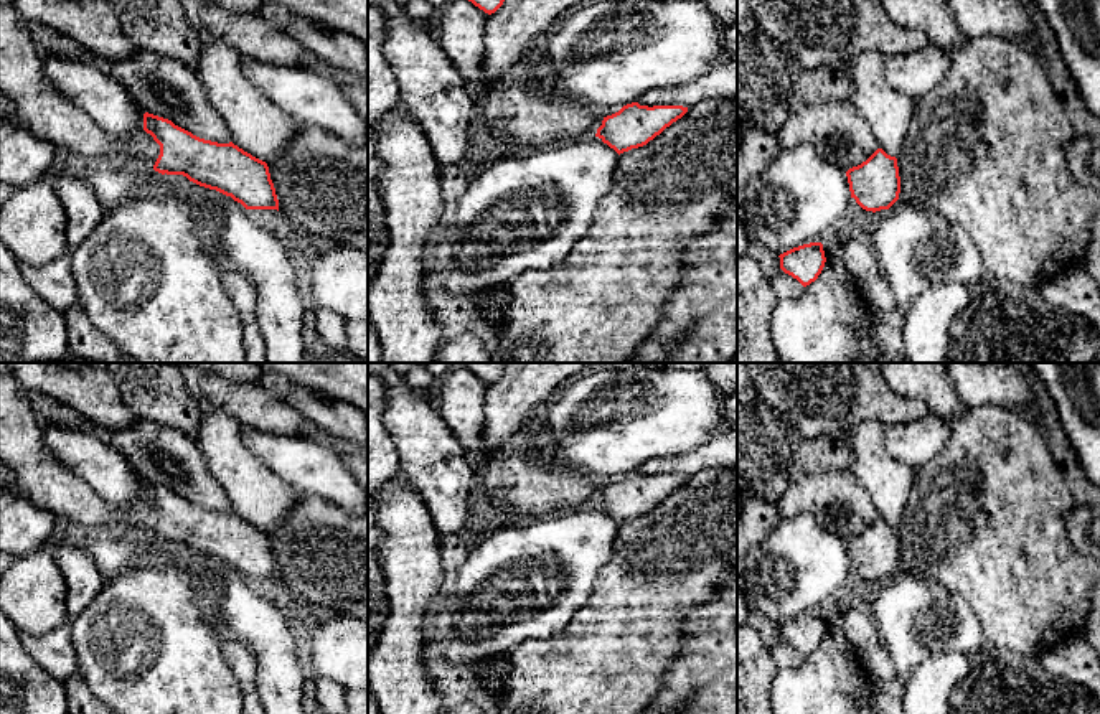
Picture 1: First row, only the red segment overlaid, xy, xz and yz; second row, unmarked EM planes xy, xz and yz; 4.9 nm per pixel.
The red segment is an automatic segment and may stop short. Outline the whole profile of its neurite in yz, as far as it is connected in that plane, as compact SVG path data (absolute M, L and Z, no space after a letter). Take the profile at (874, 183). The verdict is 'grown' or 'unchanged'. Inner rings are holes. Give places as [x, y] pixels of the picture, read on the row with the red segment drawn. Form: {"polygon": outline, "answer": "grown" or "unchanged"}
{"polygon": "M877 148L866 162L846 171L851 198L866 211L889 209L900 193L897 158Z", "answer": "unchanged"}

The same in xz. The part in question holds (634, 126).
{"polygon": "M632 102L604 117L595 137L618 155L646 145L688 112L683 106L640 106Z", "answer": "unchanged"}

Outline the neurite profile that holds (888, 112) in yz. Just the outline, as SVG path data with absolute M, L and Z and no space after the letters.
M864 51L853 59L848 101L869 125L879 148L897 158L915 101L886 81L884 61L886 58L876 51Z

